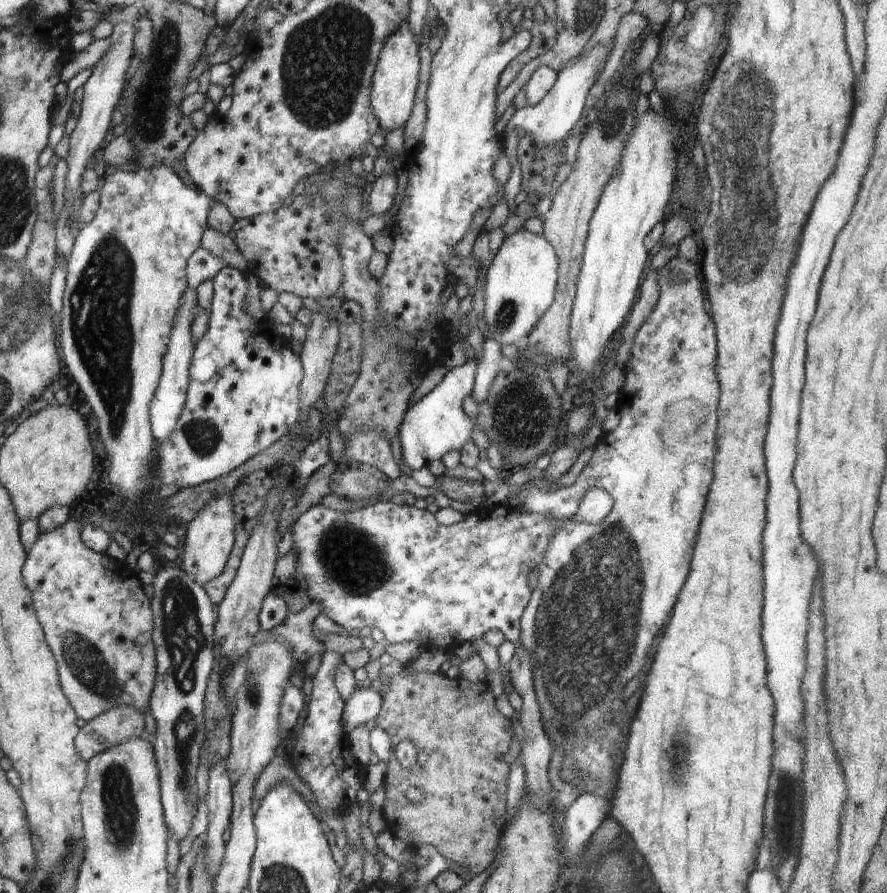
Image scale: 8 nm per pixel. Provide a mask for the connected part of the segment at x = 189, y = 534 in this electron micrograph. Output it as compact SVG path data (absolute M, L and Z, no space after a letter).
M218 496L212 502L208 502L187 526L183 570L203 587L204 584L208 584L210 580L214 580L222 574L222 570L226 568L226 562L230 558L234 541L232 500L230 500L230 496Z

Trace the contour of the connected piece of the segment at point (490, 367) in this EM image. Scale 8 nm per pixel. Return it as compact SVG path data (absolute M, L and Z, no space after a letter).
M486 339L484 342L484 354L480 364L476 366L472 398L479 404L488 396L488 390L492 385L495 376L500 372L501 347L492 340Z

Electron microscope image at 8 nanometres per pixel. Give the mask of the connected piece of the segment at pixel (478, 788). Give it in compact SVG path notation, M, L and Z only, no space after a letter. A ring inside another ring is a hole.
M408 664L402 671L391 675L376 723L394 741L411 739L416 745L417 762L410 768L400 765L392 745L387 774L384 779L385 798L381 808L385 830L394 838L403 840L409 848L429 844L438 849L445 860L468 867L477 874L494 861L498 847L499 830L506 826L506 786L510 767L501 757L510 749L514 730L510 718L503 716L496 706L497 698L485 680L474 683L463 678L451 679L438 672L410 672ZM418 788L424 792L420 804L408 800L408 790Z

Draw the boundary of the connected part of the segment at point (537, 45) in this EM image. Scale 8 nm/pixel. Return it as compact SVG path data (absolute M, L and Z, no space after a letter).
M551 10L548 11L544 20L521 20L521 30L526 30L531 34L531 43L524 52L515 56L510 64L502 71L498 86L496 86L496 94L501 94L502 91L518 76L520 70L528 62L546 53L557 42L558 33L554 26L555 18Z

